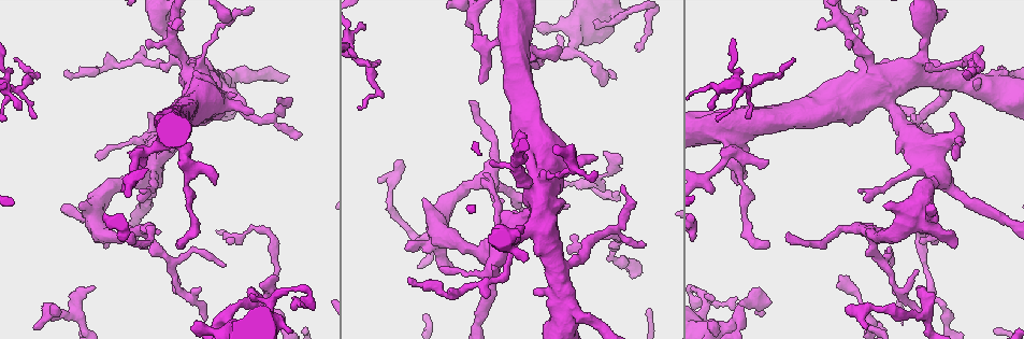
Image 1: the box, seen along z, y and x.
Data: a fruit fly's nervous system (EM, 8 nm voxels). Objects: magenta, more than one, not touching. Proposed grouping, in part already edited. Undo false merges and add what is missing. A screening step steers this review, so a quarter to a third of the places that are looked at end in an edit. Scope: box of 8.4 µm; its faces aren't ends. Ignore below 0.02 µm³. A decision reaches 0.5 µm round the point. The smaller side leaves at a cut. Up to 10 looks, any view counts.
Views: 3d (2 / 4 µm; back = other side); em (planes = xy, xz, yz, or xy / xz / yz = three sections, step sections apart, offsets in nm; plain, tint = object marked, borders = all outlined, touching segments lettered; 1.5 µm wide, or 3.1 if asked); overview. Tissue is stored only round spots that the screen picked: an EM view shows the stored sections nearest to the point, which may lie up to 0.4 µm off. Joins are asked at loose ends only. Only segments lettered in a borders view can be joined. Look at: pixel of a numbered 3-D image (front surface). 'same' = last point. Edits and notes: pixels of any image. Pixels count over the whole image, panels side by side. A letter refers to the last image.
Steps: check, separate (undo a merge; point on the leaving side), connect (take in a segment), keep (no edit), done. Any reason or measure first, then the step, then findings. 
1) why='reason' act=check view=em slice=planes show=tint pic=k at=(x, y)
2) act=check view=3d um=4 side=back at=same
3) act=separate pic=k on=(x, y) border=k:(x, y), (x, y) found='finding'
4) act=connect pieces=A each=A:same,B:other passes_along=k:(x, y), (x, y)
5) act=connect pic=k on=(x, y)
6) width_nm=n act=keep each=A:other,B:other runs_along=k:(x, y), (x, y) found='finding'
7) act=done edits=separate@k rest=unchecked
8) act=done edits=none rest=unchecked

why='an open end' act=check view=3d um=4 pic=1 at=(956, 244)

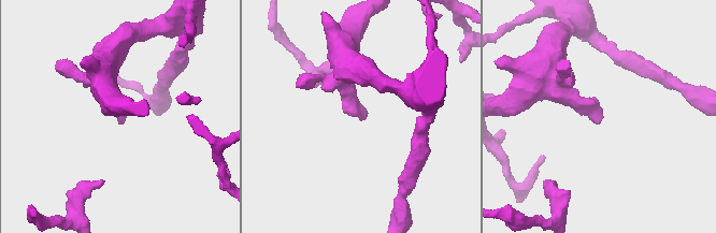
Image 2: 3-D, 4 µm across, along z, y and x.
act=check view=em slice=xy step=8 show=borders pic=2 at=(363, 117)

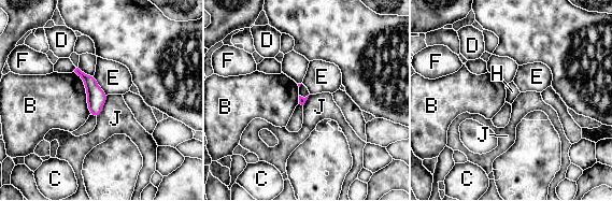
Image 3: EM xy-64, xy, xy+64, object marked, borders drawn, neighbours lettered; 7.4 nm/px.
act=keep each=B:other,C:other,D:other,E:other,F:other,H:other,J:other border=3:(108, 95), (101, 112), (96, 117) found='no lettered segment goes on from it'

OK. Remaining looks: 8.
why='an open end' act=check view=3d um=2 pic=1 at=(230, 242)

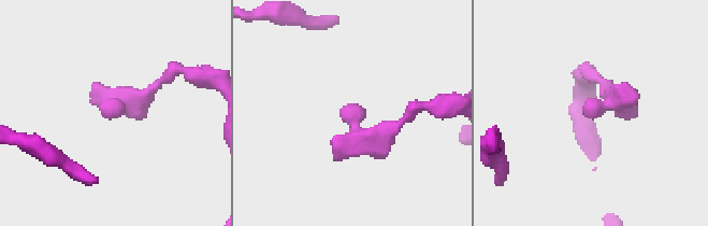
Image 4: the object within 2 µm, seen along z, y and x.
why='need the tissue' act=check view=em slice=planes show=tint pic=4 at=(585, 112)

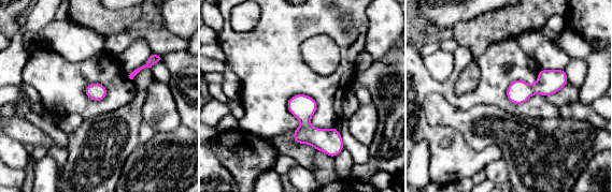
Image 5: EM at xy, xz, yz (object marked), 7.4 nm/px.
act=check view=em slice=planes show=borders at=same

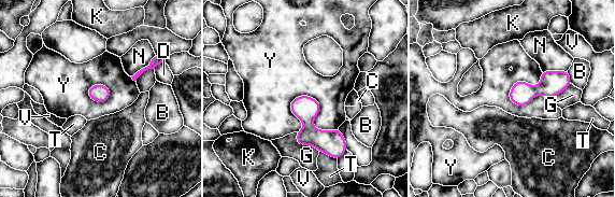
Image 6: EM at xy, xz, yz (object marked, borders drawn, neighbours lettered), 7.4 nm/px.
act=keep each=B:other,C:other,D:other,G:other,K:other,N:other,T:other,V:other,Y:other runs_along=6:(297, 100), (337, 154) found='none of them fits'

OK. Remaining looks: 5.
why='free end' act=check view=em slice=xy step=4 show=borders pic=1 at=(469, 103)

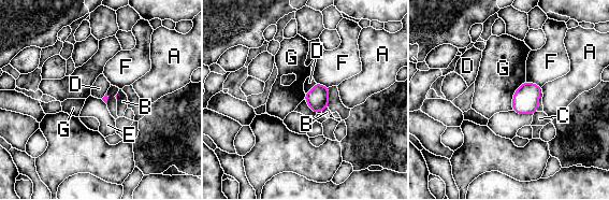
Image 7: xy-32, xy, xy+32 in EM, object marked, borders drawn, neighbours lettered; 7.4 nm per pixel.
act=check view=em slice=planes show=borders at=same

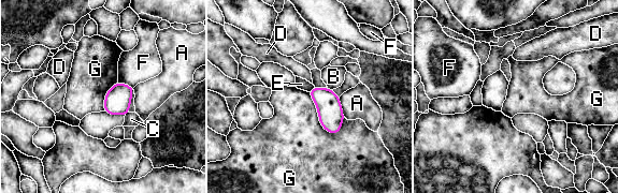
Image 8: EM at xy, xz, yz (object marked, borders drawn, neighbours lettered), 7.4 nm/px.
act=keep each=A:other,B:other,C:other,D:other,E:other,F:other,G:other border=8:(308, 92), (319, 123), (336, 134) found='none of them fits'

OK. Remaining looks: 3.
act=check view=3d um=2 side=back pic=1 at=(22, 109)

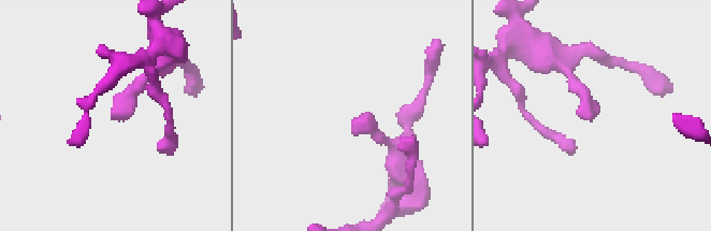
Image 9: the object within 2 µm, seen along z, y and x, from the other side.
why='shape alone is not enough' act=check view=em slice=yz step=8 show=borders pic=9 at=(354, 123)

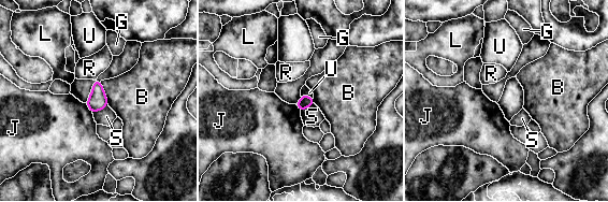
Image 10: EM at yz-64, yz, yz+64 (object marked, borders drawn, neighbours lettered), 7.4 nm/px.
act=check view=em slice=xz step=4 show=borders at=same

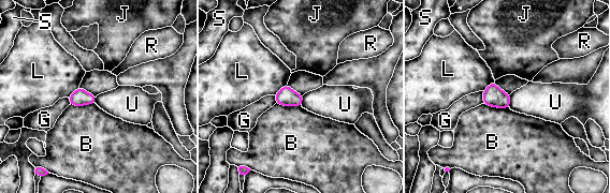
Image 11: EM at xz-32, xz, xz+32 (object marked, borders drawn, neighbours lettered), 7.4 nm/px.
width_nm=130 act=keep each=B:other,G:other,J:other,L:other,R:other,S:other,U:other border=11:(509, 94), (510, 107) found='none of them fits'

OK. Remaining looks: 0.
act=done edits=none rest=unchecked

